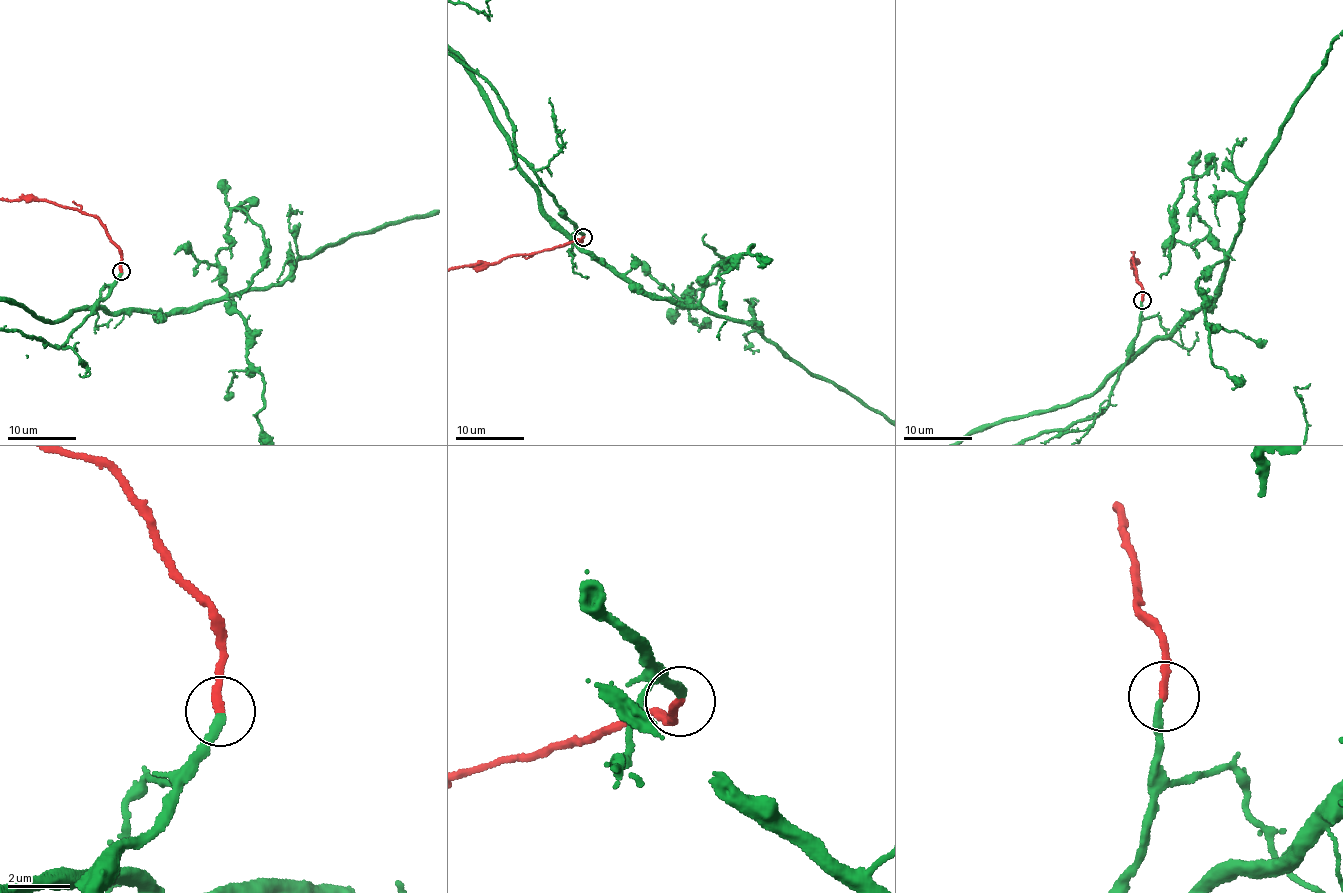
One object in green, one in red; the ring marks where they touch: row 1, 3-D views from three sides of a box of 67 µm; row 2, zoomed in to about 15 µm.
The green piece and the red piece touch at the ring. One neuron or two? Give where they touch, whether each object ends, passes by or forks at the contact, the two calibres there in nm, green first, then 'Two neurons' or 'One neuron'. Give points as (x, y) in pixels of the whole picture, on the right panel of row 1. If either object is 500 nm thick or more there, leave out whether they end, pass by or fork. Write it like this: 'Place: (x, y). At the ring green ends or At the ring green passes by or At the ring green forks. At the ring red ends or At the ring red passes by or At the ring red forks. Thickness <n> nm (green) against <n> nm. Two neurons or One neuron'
Place: (1142, 300). At the ring green ends. At the ring red ends. Thickness 260 nm (green) against 280 nm. One neuron

